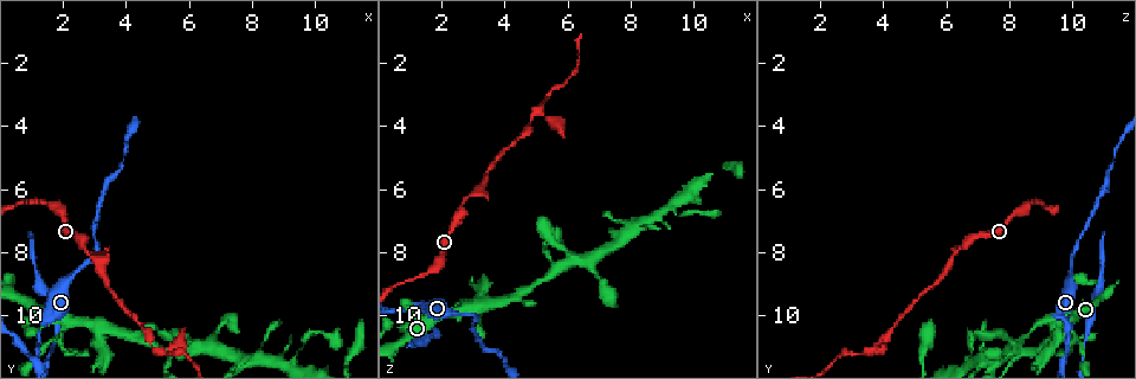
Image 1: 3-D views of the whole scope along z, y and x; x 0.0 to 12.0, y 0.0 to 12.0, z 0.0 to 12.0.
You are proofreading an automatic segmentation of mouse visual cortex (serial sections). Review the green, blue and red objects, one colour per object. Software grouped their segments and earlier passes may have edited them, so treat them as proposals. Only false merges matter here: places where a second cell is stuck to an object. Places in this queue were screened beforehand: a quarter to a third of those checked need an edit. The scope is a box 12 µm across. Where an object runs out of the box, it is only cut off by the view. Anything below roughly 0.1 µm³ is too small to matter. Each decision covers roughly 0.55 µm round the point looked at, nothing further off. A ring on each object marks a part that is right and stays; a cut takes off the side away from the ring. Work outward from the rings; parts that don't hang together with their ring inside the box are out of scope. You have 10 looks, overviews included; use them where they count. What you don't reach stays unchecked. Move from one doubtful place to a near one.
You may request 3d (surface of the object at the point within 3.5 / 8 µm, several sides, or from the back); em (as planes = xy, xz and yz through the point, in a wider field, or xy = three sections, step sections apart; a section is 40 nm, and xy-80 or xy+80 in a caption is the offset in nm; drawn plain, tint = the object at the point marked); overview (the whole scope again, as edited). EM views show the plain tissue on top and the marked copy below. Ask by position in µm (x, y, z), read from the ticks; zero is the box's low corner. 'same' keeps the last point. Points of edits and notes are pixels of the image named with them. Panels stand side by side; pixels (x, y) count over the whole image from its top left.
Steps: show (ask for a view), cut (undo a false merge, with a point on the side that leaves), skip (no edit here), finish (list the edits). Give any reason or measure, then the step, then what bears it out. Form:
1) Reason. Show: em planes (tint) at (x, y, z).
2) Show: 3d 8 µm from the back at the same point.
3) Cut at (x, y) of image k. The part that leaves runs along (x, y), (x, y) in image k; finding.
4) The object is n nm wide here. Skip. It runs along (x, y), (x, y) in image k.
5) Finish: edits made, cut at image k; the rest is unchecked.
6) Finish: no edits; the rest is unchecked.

Show: 3d 8 µm at (3.1, 10.3, 9.7).

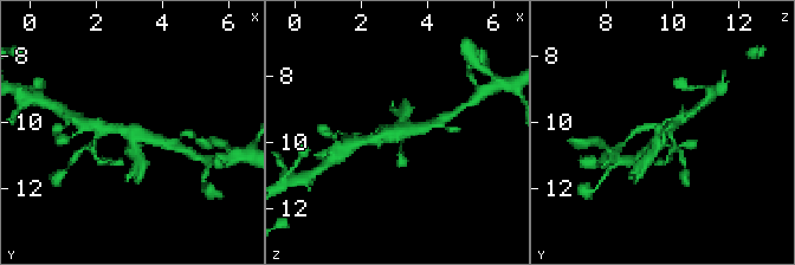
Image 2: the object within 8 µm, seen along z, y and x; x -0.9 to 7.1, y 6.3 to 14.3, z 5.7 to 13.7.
Closer look. Show: 3d 3.5 µm at (3.0, 10.3, 9.7).

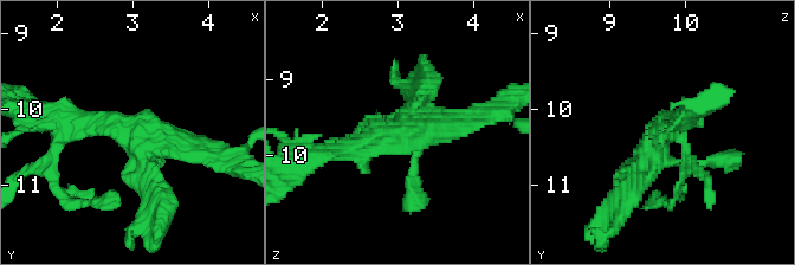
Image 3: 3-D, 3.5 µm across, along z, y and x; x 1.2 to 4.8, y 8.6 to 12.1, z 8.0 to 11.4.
Shape alone is not enough. Show: em xy step 2 (tint) at (3.05, 10.25, 9.70).

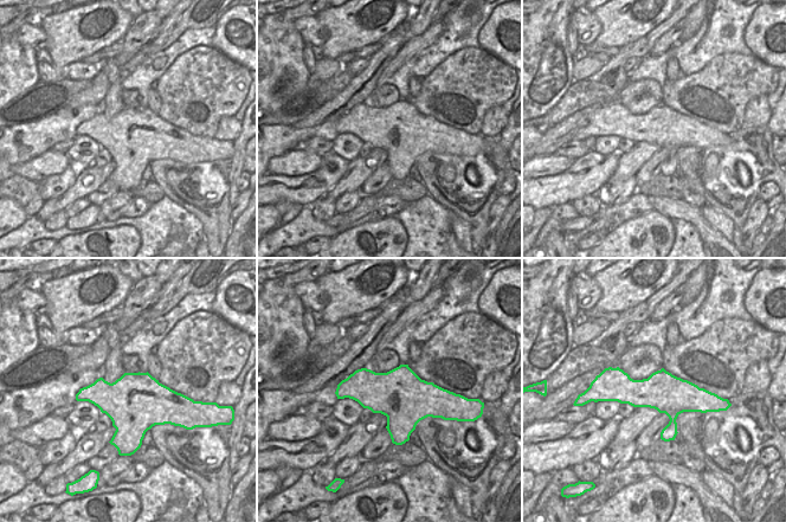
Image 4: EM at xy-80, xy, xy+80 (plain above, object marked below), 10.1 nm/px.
Skip. It runs along (604, 387), (706, 394) in image 4; continuous, no second cell.

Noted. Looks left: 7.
Calibre changes. Show: 3d 3.5 µm at (1.1, 11.4, 9.7).

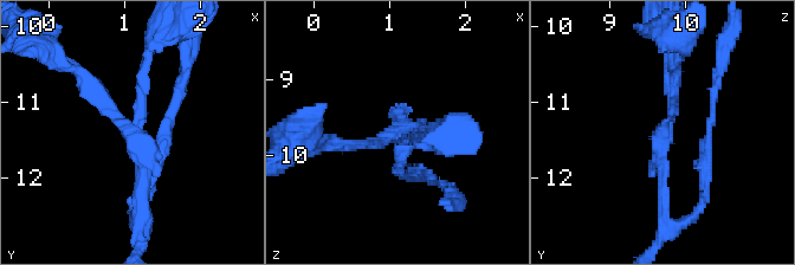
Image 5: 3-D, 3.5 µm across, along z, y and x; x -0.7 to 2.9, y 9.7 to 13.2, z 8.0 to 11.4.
Cut at (96, 99) of image 5. The part that leaves runs along (130, 128), (51, 45) in image 5; a second cell is stuck on.

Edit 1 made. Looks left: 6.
Four-way junction. Show: em xy step 3 (tint) at (6.4, 11.1, 8.3).

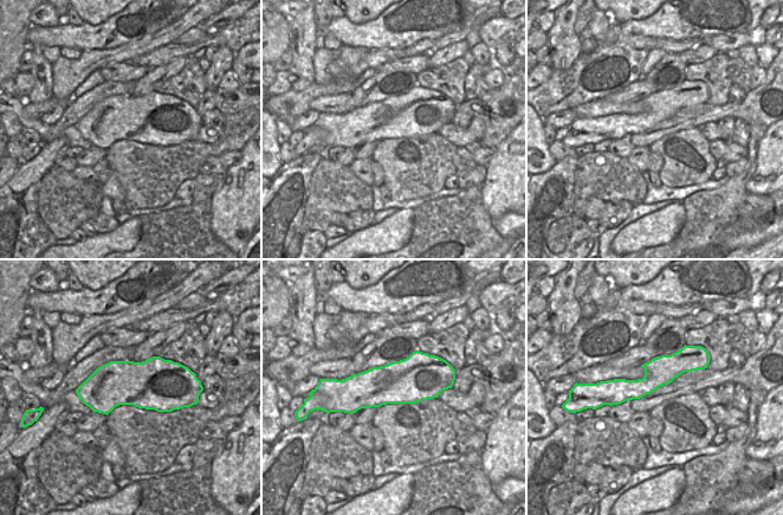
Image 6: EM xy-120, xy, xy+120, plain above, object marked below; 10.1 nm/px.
Show: 3d 3.5 µm at the same point.

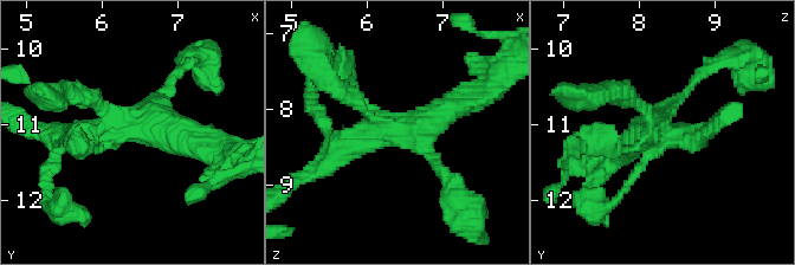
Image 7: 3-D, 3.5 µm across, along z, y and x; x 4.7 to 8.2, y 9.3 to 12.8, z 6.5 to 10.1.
Skip. Continuous, no second cell.

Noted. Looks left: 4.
Abrupt turn. Show: 3d 3.5 µm at (4.9, 11.0, 3.8).

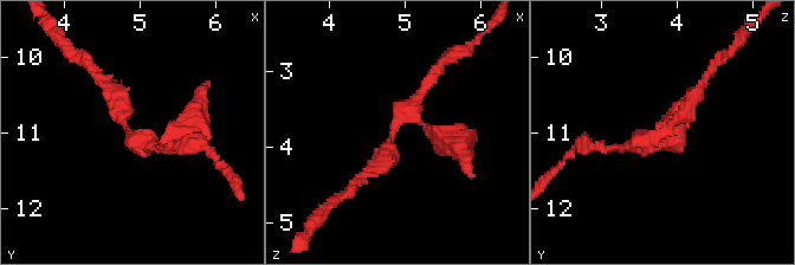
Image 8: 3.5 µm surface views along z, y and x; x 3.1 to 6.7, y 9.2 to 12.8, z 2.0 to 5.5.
Show: em xy step 3 (tint) at (4.90, 11.00, 3.80).

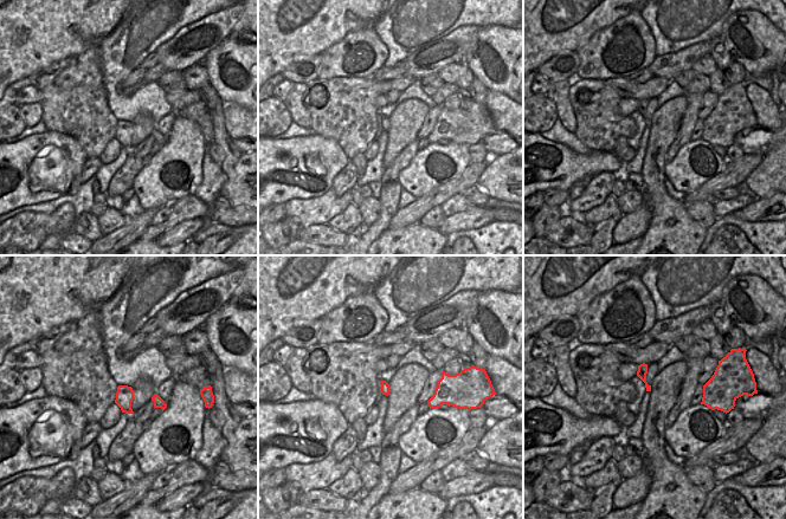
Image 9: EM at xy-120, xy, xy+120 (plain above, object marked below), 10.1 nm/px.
Cut it another way. Show: em planes (tint) at the same point.

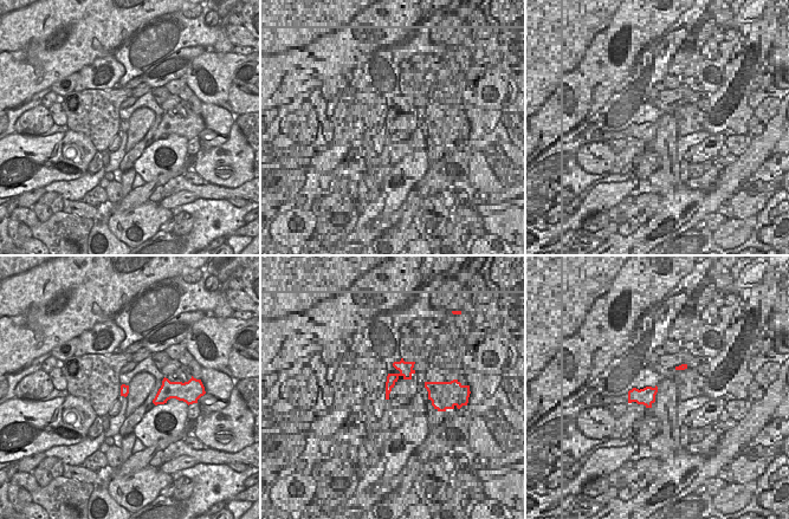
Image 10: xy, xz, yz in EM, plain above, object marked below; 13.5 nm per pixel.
The object is 130 nm wide here. Skip. It runs along (97, 78), (130, 137), (185, 129) in image 8; one cell here.

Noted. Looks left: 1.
Finish: edits made, cut at image 5; the rest is unchecked.

